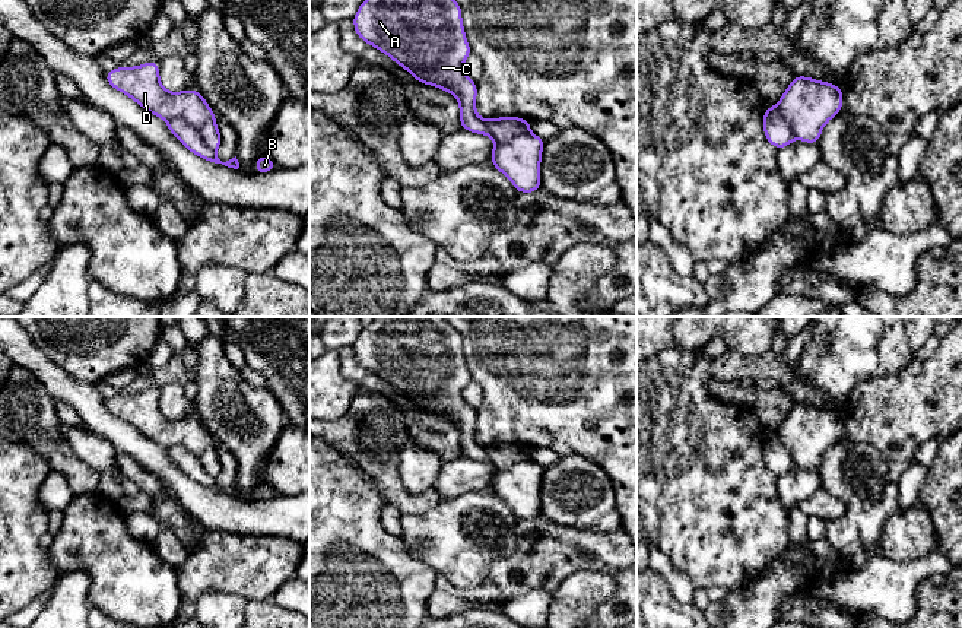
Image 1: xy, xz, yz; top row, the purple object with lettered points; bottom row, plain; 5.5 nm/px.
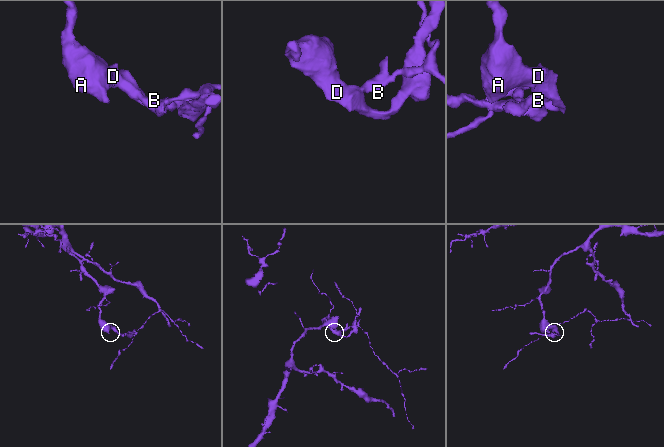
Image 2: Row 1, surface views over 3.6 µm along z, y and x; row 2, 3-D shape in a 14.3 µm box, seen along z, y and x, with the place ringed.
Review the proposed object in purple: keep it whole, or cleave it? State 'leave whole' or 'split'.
split

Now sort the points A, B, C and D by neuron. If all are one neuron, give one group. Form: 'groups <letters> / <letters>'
groups A C D / B

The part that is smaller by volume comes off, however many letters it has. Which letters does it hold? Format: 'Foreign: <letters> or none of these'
Foreign: B

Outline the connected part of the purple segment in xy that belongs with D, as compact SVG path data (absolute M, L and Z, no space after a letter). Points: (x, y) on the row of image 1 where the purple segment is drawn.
M156 61L137 67L117 67L107 72L105 77L112 88L128 95L153 115L163 120L182 118L191 124L212 150L220 146L222 137L213 111L200 92L168 92L159 82Z

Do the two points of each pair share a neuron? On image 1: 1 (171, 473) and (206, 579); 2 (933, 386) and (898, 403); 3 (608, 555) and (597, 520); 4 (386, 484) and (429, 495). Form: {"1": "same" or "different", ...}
{"1": "different", "2": "same", "3": "different", "4": "same"}

